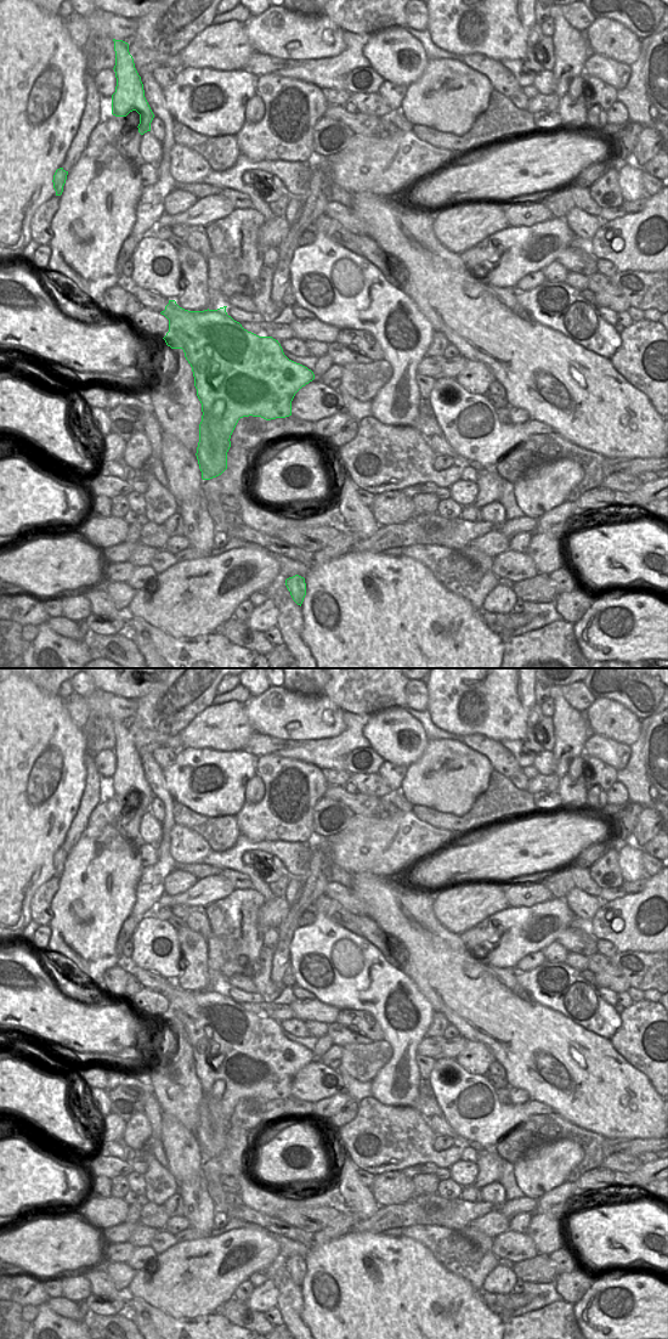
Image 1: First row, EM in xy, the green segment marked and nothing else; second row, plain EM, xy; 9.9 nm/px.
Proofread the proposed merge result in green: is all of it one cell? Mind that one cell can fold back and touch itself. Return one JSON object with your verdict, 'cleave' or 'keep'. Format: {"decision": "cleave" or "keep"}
{"decision": "cleave"}

